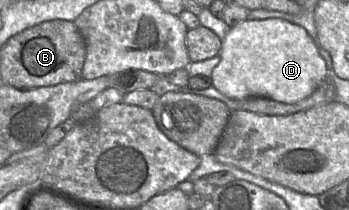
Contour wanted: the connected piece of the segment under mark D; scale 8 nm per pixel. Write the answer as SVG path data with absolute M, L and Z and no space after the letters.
M283 19L249 20L232 26L222 40L221 60L213 68L212 85L233 99L266 97L296 103L327 79L326 62L305 28Z

